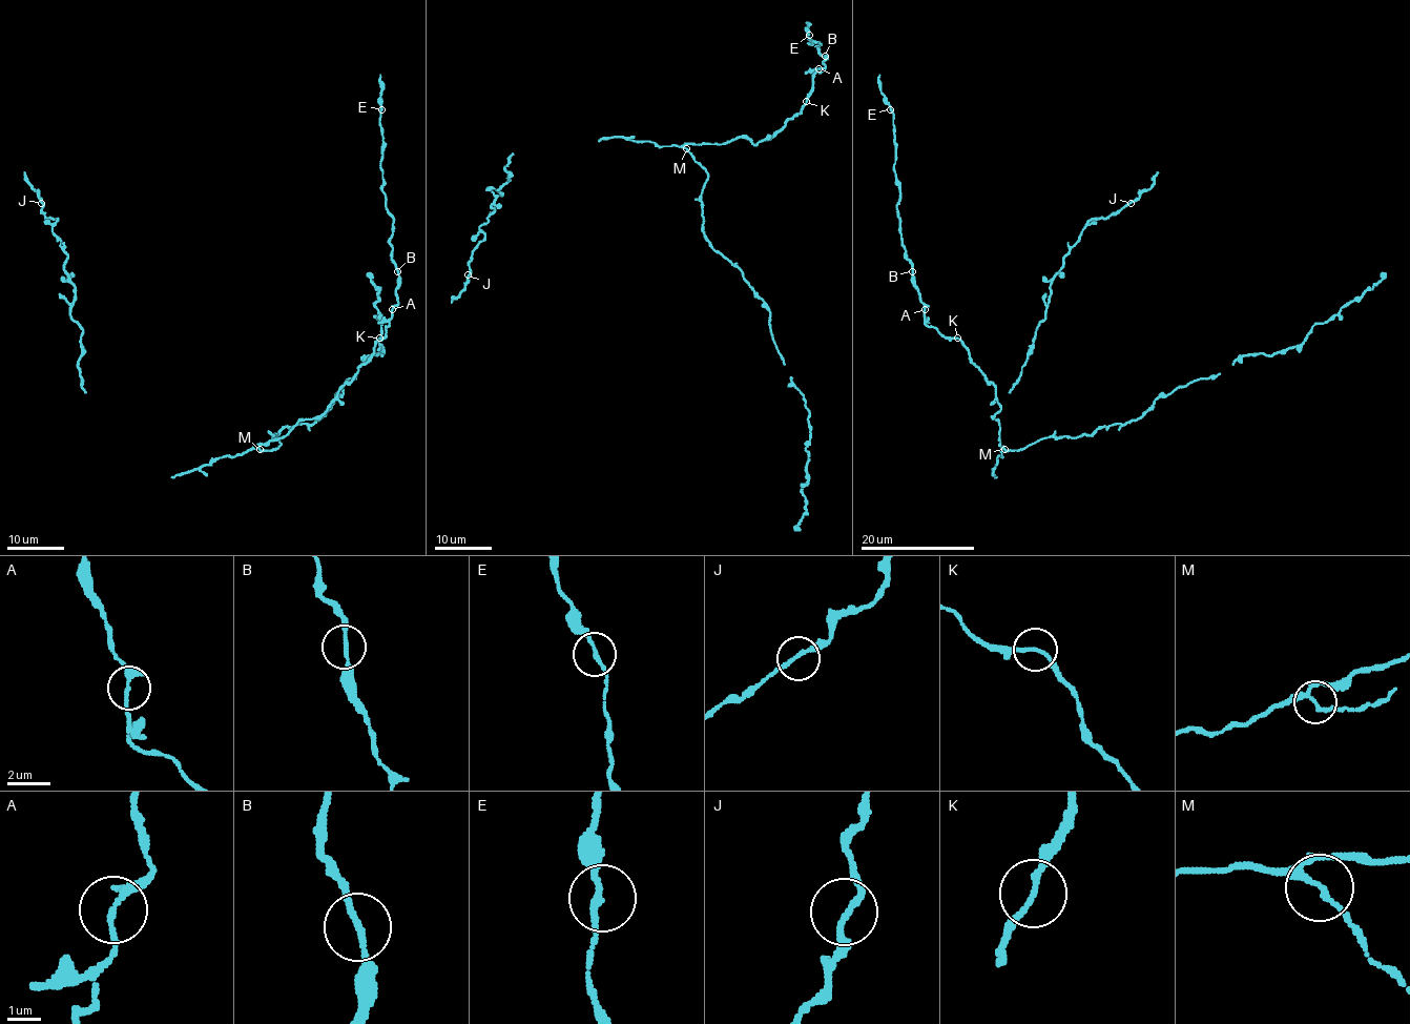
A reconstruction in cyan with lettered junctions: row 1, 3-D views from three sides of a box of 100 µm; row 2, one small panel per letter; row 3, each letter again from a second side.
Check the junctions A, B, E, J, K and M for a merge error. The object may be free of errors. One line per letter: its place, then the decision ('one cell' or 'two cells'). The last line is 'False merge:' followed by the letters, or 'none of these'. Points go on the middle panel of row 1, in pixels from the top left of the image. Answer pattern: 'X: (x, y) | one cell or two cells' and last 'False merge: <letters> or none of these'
A: (818, 68) | one cell
B: (825, 56) | one cell
E: (809, 35) | one cell
J: (468, 274) | one cell
K: (806, 101) | one cell
M: (686, 148) | one cell
False merge: none of these

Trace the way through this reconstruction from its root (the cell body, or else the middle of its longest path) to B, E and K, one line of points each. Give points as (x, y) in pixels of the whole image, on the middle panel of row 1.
B: (676, 145), (724, 144), (740, 137), (754, 145), (770, 139), (801, 113), (813, 73), (825, 67), (825, 56)
E: (676, 145), (770, 139), (801, 113), (825, 67), (809, 35)
K: (676, 145), (724, 144), (740, 137), (746, 137), (754, 145), (770, 139), (789, 119), (799, 115), (806, 101)

